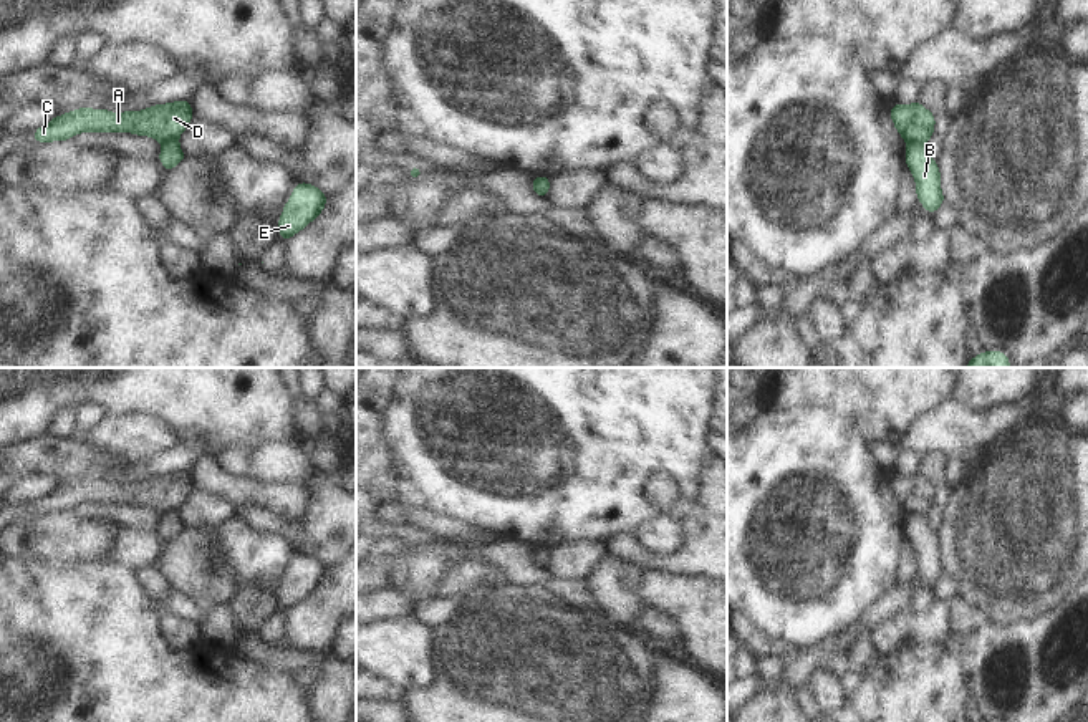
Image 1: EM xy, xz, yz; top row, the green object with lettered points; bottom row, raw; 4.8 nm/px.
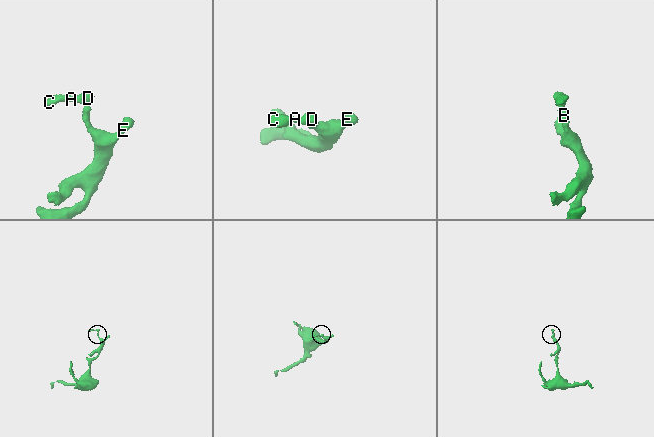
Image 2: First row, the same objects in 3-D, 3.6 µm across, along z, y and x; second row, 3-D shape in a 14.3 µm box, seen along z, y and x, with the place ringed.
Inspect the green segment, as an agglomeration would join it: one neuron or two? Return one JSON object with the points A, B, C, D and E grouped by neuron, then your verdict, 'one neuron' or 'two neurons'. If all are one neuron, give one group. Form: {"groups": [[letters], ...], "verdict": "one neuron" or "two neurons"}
{"groups": [["A", "C", "D"], ["B", "E"]], "verdict": "two neurons"}

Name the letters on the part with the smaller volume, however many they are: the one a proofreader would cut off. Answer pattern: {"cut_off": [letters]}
{"cut_off": ["A", "C", "D"]}

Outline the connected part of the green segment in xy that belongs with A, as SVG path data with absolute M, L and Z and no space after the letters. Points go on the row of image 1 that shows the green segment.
M187 99L149 106L139 113L111 113L86 106L55 116L50 123L33 131L36 142L68 141L79 132L132 132L149 136L162 144L177 142L194 118Z

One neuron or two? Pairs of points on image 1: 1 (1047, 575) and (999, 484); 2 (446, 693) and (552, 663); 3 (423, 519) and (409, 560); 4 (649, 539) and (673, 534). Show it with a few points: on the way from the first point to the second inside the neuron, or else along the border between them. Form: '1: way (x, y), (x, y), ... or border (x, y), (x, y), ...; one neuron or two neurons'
1: way (1024, 552), (1022, 507); one neuron
2: way (472, 693), (522, 693), (525, 689); one neuron
3: border (429, 535), (441, 540); two neurons
4: way (654, 539), (668, 535); one neuron

